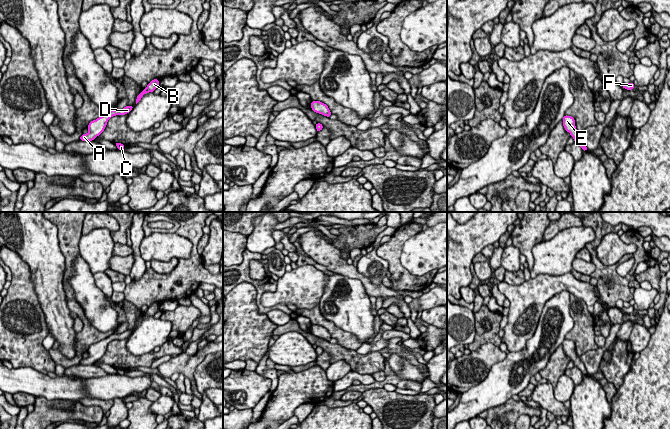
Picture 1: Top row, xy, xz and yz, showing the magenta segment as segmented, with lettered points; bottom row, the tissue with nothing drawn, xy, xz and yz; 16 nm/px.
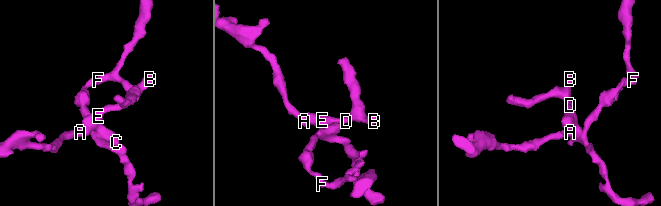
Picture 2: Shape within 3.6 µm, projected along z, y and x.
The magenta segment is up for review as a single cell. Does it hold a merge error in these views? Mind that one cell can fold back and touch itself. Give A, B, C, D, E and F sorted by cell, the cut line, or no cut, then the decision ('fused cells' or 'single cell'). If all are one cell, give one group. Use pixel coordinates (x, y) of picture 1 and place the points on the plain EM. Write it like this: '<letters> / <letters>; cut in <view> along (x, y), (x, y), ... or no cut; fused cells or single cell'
A B C D E F; no cut; single cell

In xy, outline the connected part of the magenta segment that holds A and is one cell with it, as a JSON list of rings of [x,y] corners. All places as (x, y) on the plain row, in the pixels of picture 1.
[[[126,330],[120,334],[113,333],[110,336],[108,336],[107,338],[97,342],[96,344],[91,345],[88,349],[89,356],[87,358],[82,358],[79,364],[81,364],[81,365],[94,364],[97,360],[102,358],[102,356],[104,355],[104,353],[107,349],[108,344],[111,341],[116,340],[116,339],[128,338],[133,332],[134,332],[134,330]]]

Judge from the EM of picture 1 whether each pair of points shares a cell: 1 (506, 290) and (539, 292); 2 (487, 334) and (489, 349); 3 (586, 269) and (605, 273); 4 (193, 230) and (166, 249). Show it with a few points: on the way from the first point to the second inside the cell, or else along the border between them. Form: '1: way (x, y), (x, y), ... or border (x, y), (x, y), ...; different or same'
1: way (514, 292), (531, 292); same
2: border (498, 345), (483, 343), (471, 352); different
3: border (591, 261), (595, 265), (595, 269), (589, 275); different
4: border (175, 233), (191, 242), (191, 253), (187, 259); different

